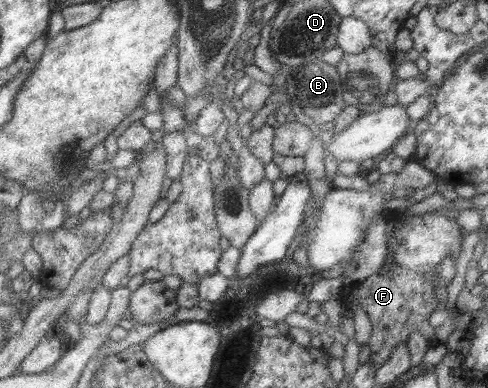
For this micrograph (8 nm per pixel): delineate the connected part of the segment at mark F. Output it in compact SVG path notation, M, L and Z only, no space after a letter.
M434 213L423 214L413 220L410 216L407 223L400 222L396 232L388 239L388 252L393 253L393 266L385 274L379 271L373 276L351 285L353 304L360 304L369 316L372 329L368 337L370 350L369 361L373 370L377 370L385 358L393 352L399 343L406 344L414 331L431 344L437 343L434 329L429 325L431 312L438 310L439 301L435 297L435 271L444 260L455 262L461 252L463 235L455 220L445 215Z

